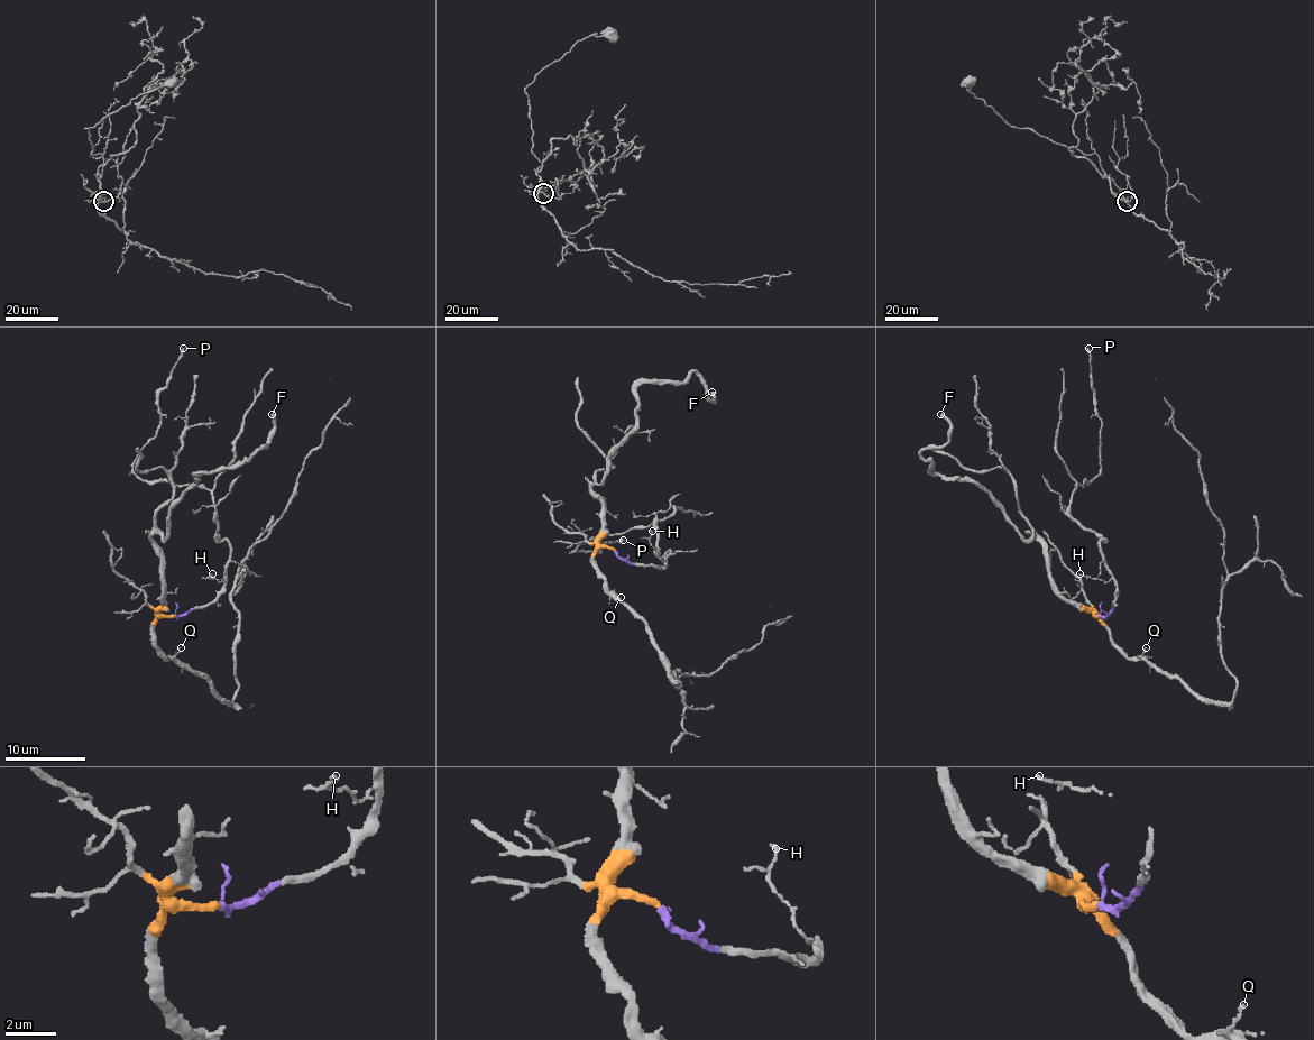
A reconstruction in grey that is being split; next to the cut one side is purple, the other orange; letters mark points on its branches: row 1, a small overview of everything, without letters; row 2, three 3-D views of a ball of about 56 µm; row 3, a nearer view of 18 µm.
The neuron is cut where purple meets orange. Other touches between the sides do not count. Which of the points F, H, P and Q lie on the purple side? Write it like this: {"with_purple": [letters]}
{"with_purple": ["H", "P"]}

